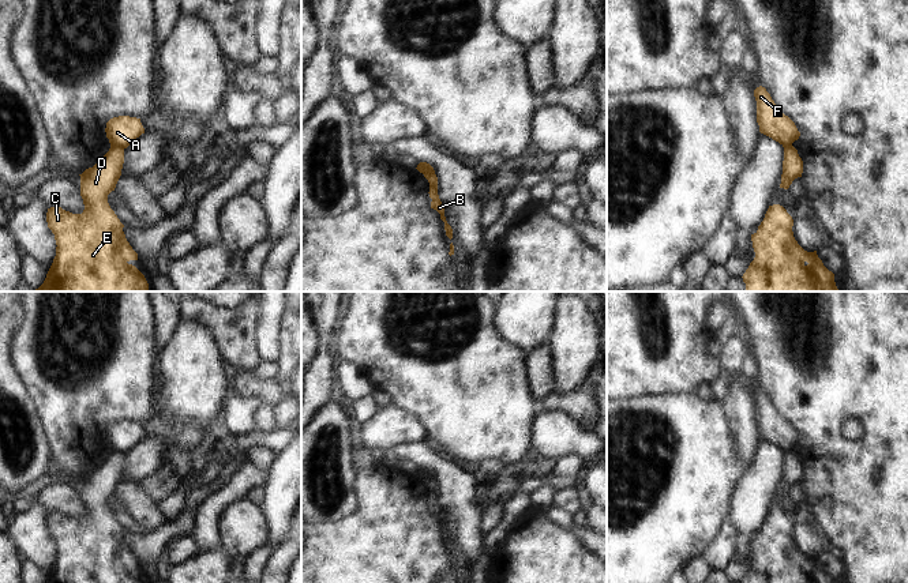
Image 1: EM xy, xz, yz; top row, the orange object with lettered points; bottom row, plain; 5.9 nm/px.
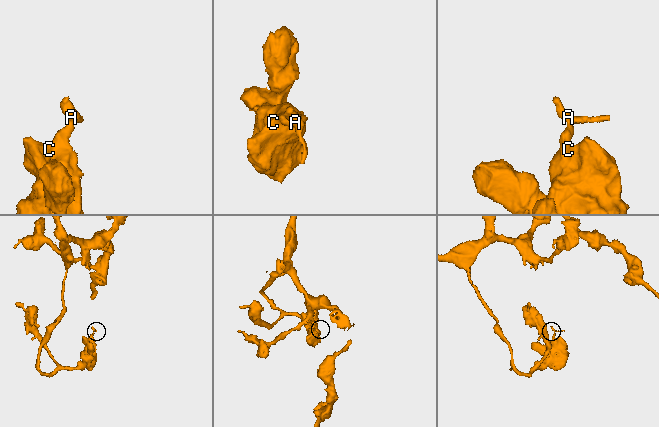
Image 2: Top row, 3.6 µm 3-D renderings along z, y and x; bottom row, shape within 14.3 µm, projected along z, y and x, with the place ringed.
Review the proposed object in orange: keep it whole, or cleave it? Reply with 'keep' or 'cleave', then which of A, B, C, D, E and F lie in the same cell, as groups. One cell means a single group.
cleave; groups A B F / C D E

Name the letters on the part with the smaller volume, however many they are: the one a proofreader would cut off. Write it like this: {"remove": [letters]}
{"remove": ["A", "B", "F"]}

